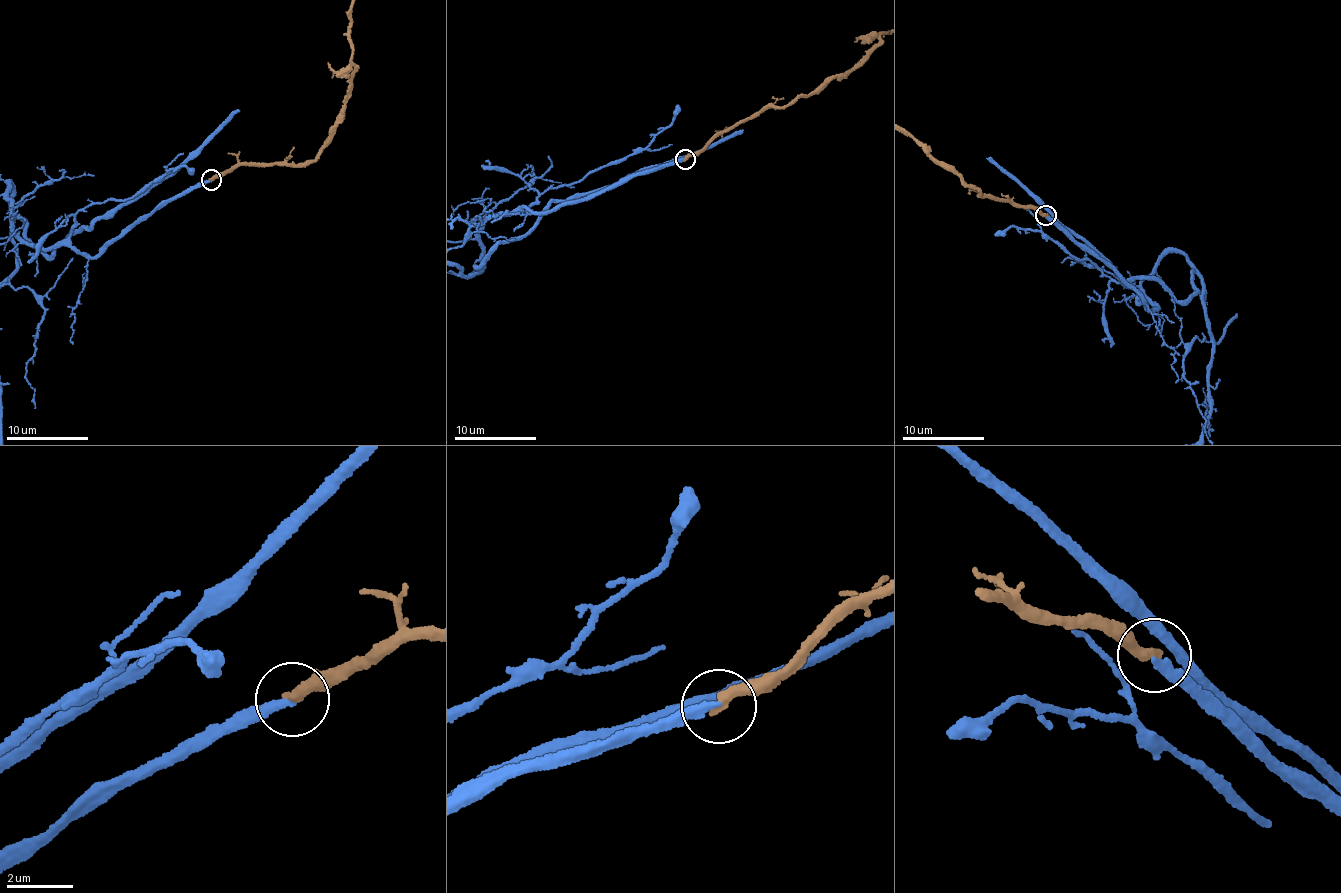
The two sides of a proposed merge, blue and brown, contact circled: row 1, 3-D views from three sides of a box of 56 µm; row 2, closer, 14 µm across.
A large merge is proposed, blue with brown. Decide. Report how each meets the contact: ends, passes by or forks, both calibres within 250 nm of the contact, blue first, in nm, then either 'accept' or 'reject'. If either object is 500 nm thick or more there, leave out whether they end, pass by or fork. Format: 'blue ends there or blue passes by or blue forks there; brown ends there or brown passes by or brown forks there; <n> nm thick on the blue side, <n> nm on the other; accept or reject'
blue ends there; brown ends there; 280 nm thick on the blue side, 360 nm on the other; accept

